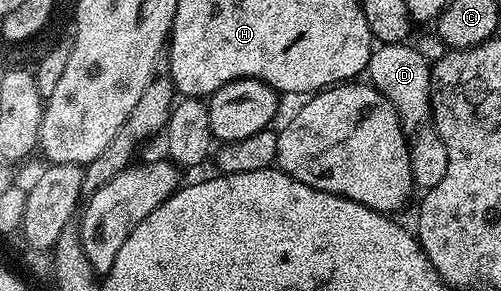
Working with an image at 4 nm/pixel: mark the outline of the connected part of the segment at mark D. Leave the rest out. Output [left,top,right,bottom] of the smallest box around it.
[366,43,449,191]

